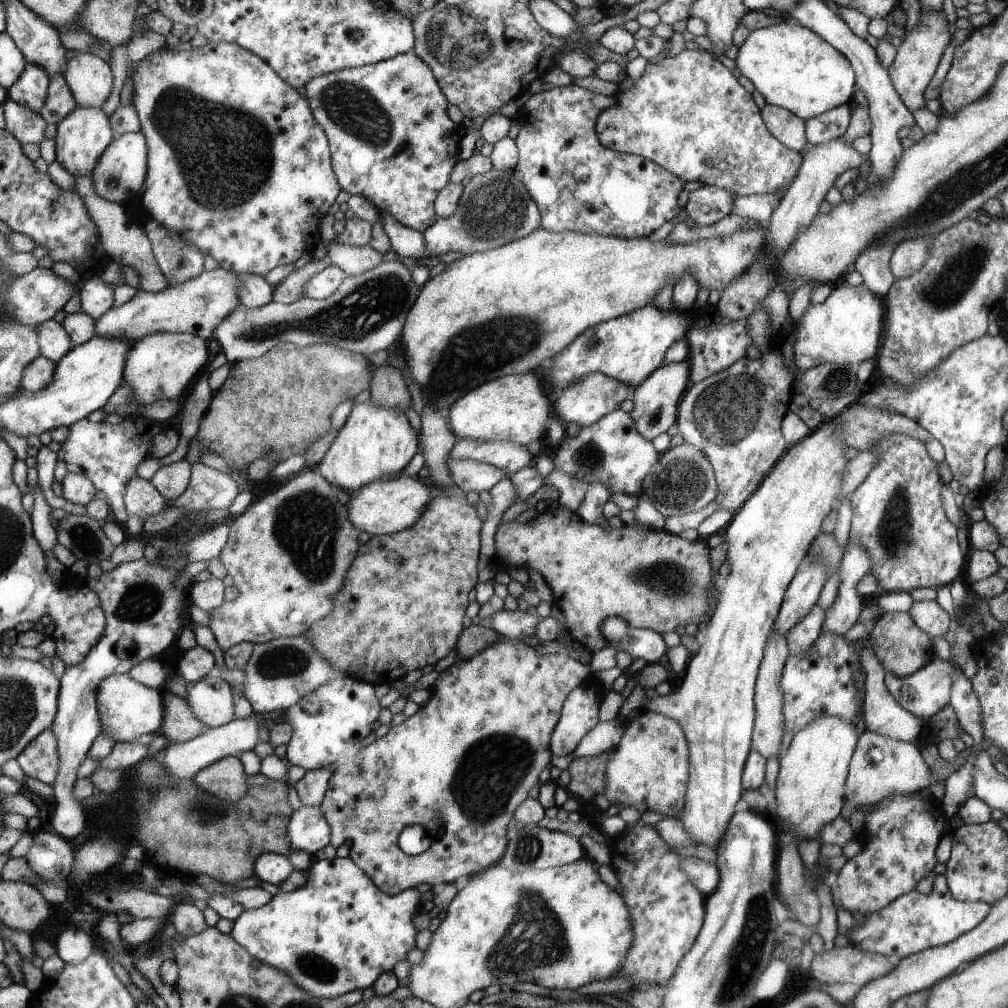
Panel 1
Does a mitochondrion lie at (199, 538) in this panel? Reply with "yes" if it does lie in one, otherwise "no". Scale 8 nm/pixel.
no

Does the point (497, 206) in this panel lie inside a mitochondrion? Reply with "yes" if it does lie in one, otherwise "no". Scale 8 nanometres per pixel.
yes

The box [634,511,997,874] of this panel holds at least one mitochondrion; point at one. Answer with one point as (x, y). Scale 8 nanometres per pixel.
(968, 610)

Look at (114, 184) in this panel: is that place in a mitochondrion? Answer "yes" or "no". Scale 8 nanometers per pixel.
yes

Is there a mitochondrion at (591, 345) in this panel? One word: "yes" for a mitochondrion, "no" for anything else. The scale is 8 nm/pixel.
yes

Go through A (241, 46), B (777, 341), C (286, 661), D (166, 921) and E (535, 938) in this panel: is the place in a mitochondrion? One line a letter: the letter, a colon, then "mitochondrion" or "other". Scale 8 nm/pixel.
A: other
B: other
C: mitochondrion
D: other
E: mitochondrion

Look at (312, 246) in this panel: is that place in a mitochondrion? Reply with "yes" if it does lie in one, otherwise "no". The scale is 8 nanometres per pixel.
no

